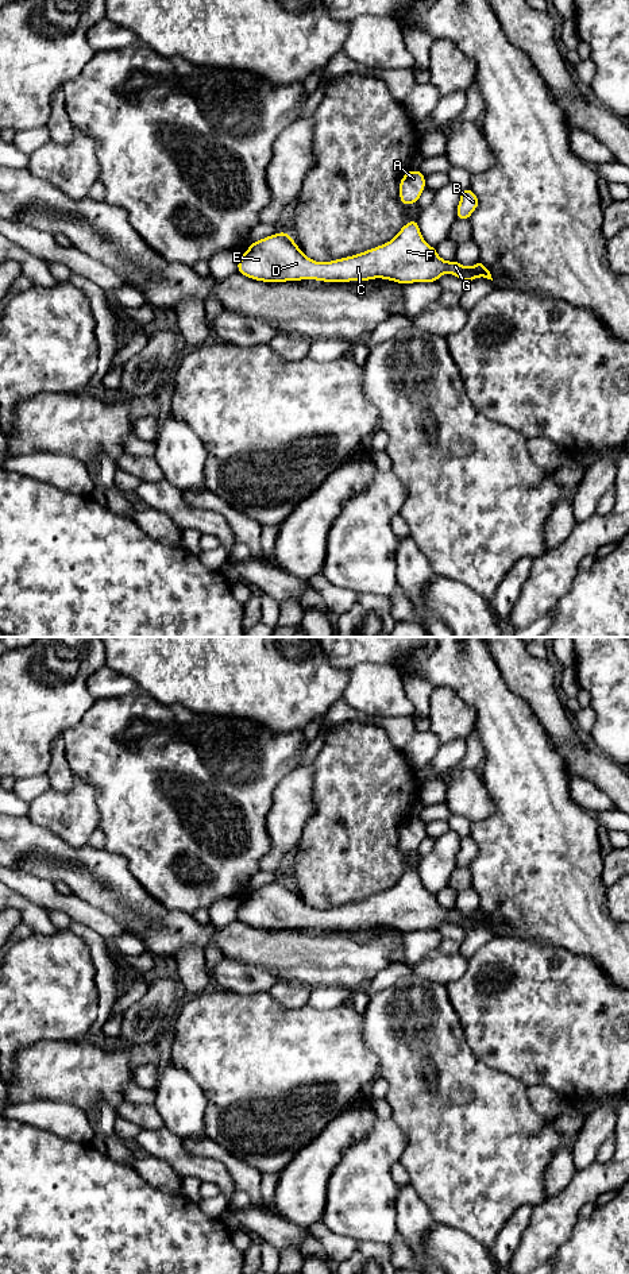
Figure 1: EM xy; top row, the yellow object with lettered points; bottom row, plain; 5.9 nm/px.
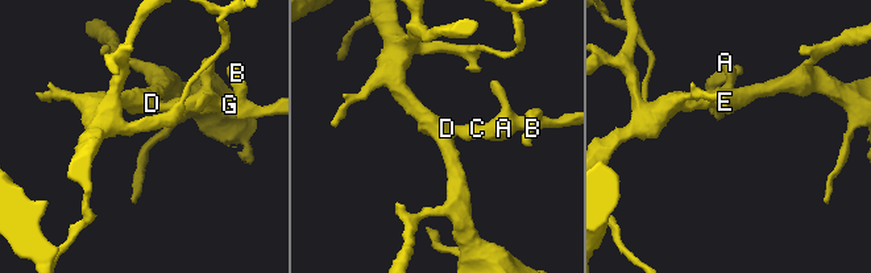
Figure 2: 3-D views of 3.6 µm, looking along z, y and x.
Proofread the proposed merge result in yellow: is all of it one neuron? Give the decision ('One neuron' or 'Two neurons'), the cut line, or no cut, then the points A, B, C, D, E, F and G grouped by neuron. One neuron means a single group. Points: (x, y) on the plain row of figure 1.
One neuron. No split. Groups: A B C D E F G

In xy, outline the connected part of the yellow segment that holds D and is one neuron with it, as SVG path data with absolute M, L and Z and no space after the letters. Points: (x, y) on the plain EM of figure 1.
M417 868L406 870L382 893L323 911L304 903L290 883L282 879L251 891L240 904L236 919L261 930L364 930L382 926L408 933L437 930L444 920L466 931L478 924L493 929L489 916L481 908L464 915L456 907L441 907L436 896L422 887Z

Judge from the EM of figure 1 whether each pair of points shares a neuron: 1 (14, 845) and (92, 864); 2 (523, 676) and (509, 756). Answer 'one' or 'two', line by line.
1: one
2: two

